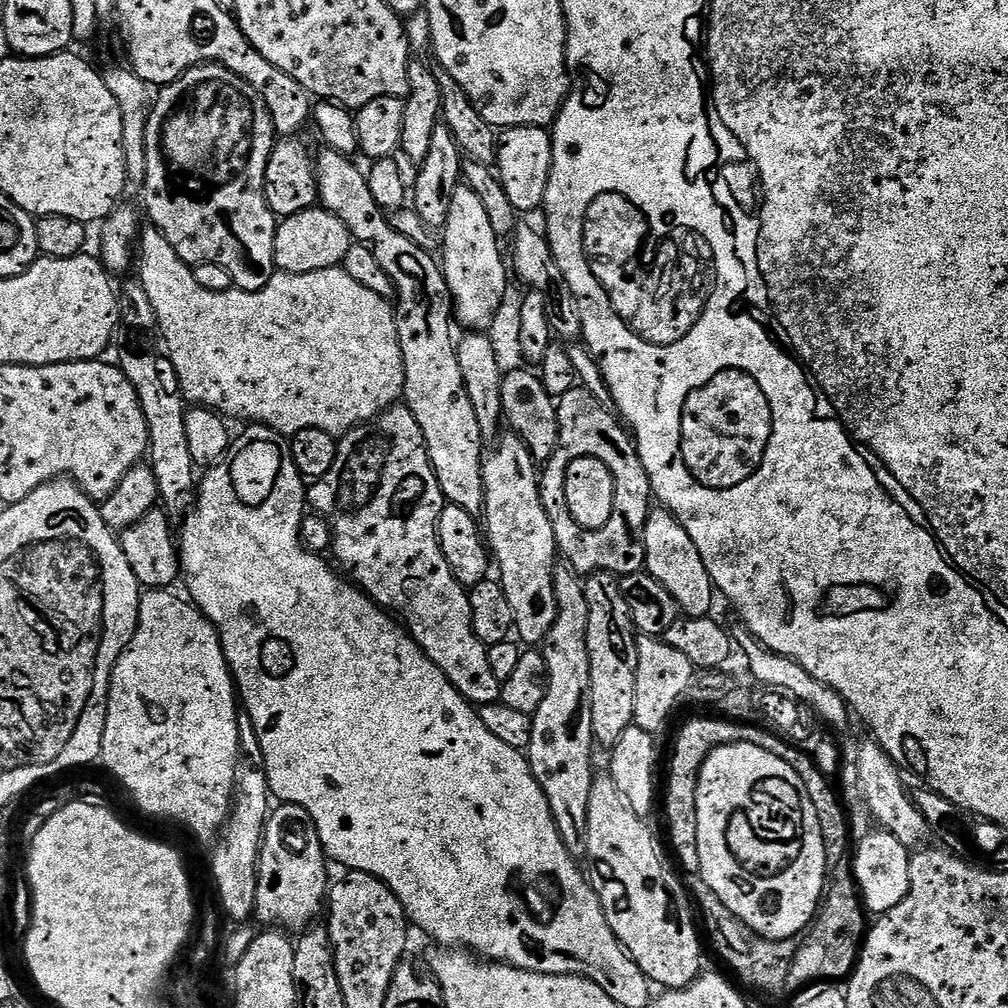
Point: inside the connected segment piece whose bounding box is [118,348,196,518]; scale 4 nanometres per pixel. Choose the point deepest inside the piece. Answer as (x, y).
(155, 381)

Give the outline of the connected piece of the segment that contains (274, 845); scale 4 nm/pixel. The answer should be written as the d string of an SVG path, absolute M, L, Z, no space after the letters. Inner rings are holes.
M281 803L271 809L268 825L264 827L264 841L260 844L260 857L256 863L258 894L256 895L255 915L260 916L264 926L275 926L285 933L300 934L313 923L316 915L321 915L322 905L330 891L328 880L329 861L313 820L305 819L300 832L308 841L304 848L291 848L284 839L288 831L302 820L302 812L295 804ZM280 807L280 808L276 808ZM321 904L321 908L320 908Z

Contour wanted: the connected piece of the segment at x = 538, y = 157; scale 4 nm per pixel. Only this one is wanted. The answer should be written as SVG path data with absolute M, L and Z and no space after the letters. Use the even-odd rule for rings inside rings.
M534 126L503 129L498 136L494 168L499 175L500 185L506 190L506 198L510 198L517 213L543 209L552 169L551 131Z

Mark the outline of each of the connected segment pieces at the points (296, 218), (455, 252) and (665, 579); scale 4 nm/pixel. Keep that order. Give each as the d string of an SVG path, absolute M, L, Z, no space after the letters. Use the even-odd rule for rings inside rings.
M313 206L293 216L285 216L277 223L274 238L274 258L281 272L310 274L343 265L346 250L353 243L350 230L333 212L322 206Z
M457 186L450 198L450 214L442 229L442 248L443 244L442 267L452 291L455 319L459 323L461 320L465 329L488 330L508 292L510 268L505 257L504 260L500 257L501 241L494 234L494 226L490 226L482 201L467 186Z
M659 506L649 511L644 527L644 558L648 574L666 586L685 617L707 617L712 612L712 596L716 591L702 556L685 528Z

